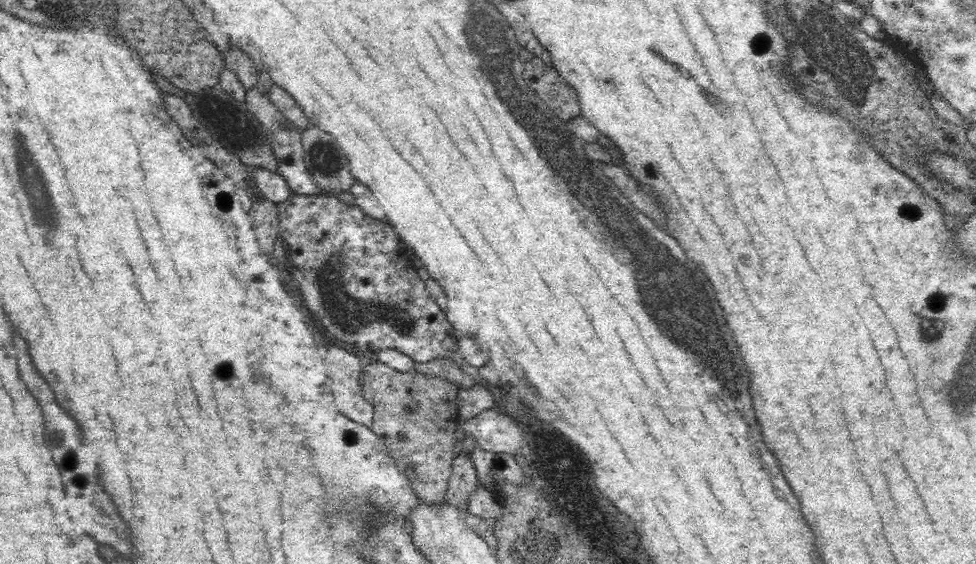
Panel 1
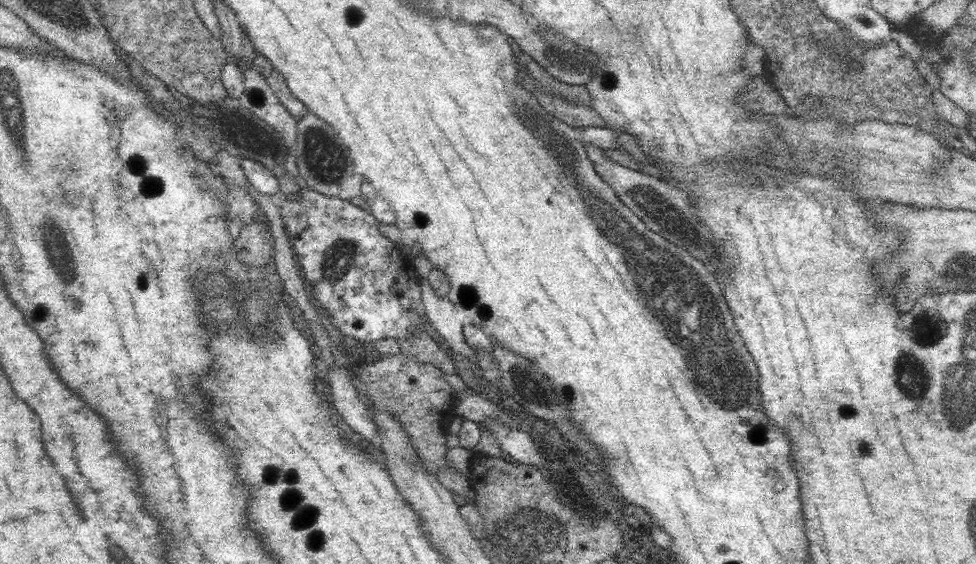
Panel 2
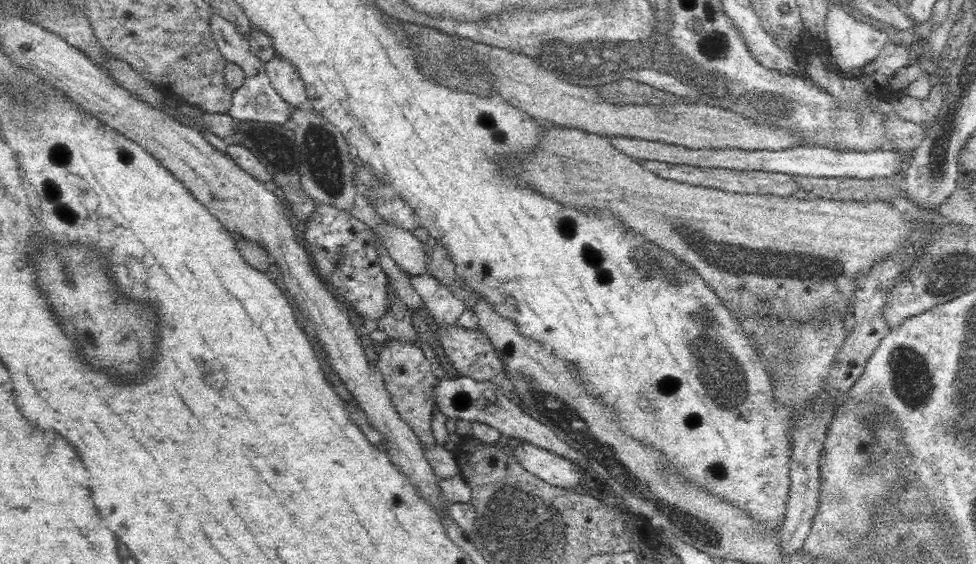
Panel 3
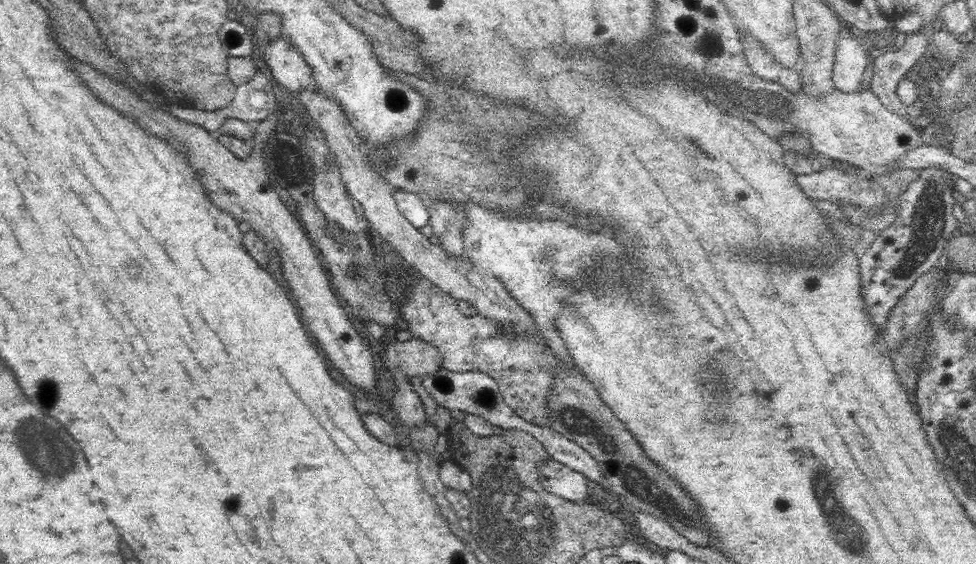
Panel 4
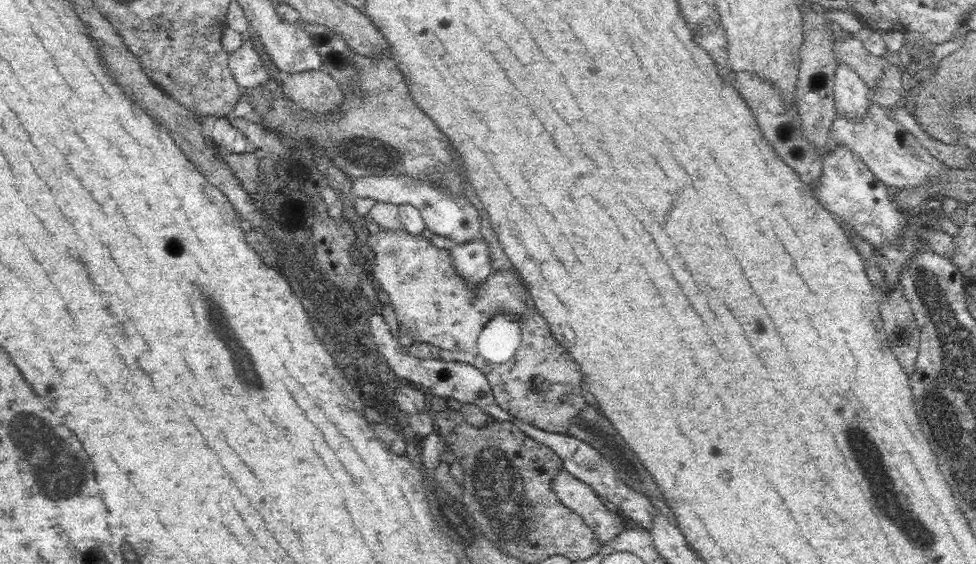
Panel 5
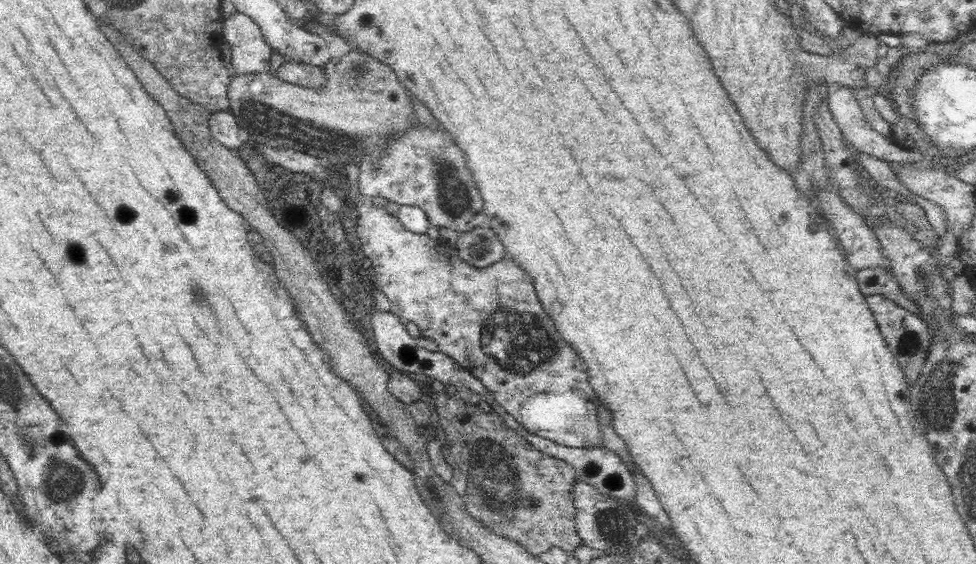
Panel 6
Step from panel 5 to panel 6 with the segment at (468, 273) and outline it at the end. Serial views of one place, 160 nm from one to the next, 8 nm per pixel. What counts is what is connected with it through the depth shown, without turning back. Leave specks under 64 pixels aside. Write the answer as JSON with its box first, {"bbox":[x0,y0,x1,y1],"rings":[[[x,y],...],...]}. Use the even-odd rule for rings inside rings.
{"bbox":[455,225,505,268],"rings":[[[488,225],[461,234],[455,246],[461,260],[477,268],[488,268],[502,260],[505,255],[502,241]]]}

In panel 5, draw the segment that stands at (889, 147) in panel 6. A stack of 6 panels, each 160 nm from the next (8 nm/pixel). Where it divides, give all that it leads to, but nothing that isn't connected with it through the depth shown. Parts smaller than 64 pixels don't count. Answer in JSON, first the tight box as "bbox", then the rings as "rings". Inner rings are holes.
{"bbox":[833,62,872,120],"rings":[[[845,62],[836,67],[833,87],[837,114],[851,120],[862,120],[872,101],[872,90]]]}

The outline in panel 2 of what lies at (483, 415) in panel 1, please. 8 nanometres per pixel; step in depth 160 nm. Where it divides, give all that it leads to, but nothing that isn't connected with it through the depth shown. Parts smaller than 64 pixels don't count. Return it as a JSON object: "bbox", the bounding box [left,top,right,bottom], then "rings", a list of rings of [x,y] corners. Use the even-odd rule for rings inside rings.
{"bbox":[480,420,548,466],"rings":[[[495,420],[480,421],[480,428],[490,431],[498,439],[498,445],[502,447],[502,450],[510,454],[514,460],[532,466],[548,464],[548,460],[540,456],[540,450],[527,431],[512,428]]]}

